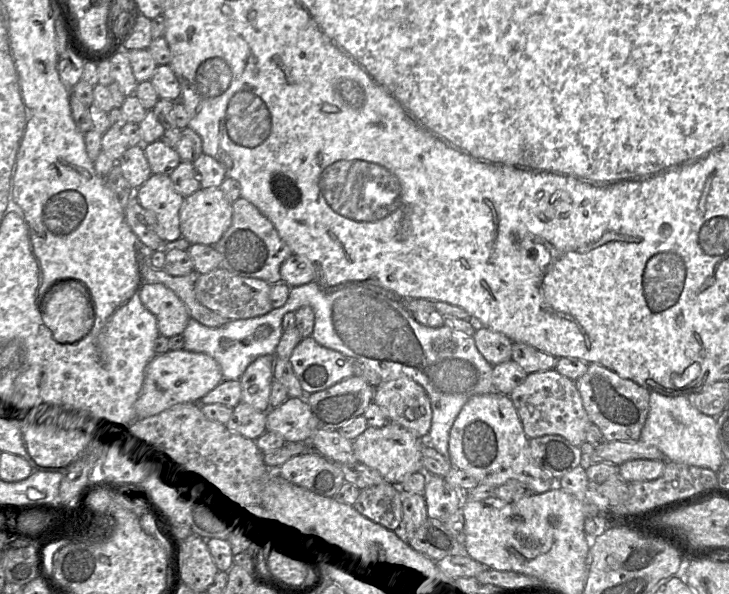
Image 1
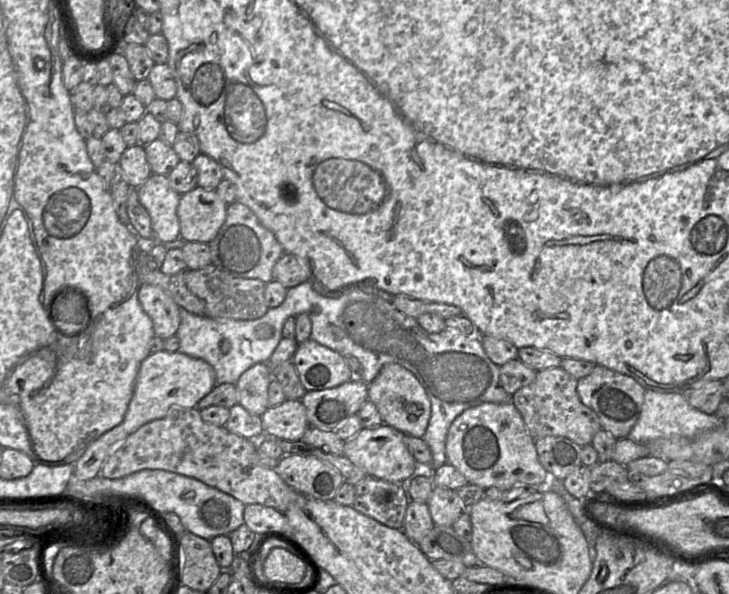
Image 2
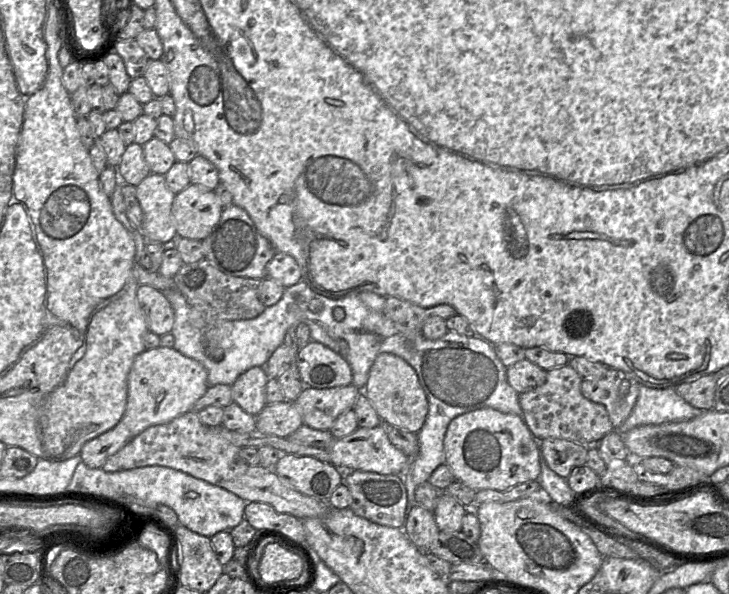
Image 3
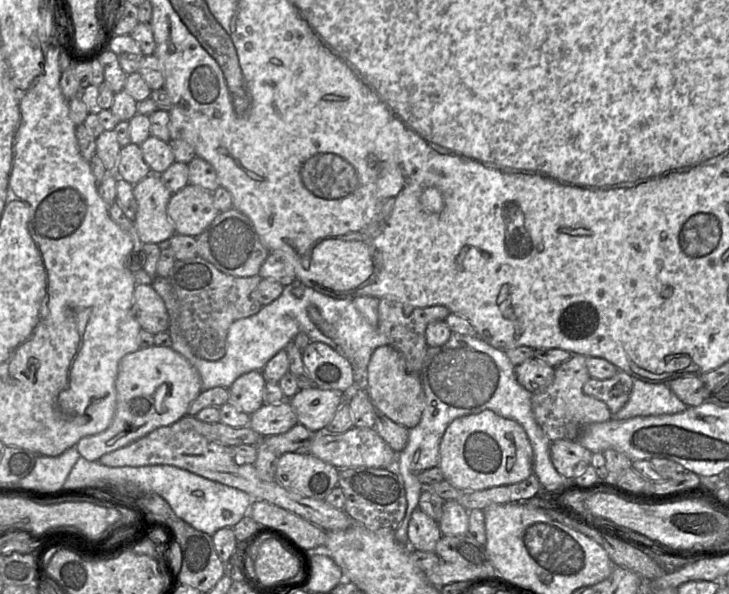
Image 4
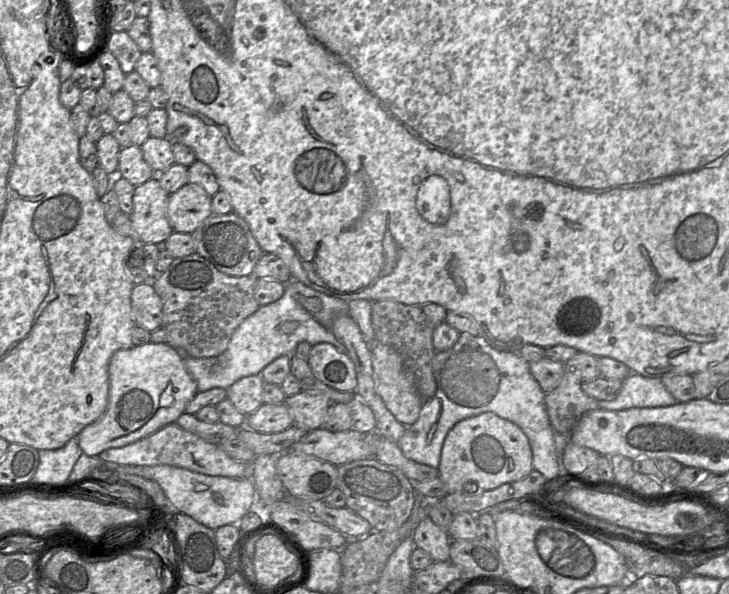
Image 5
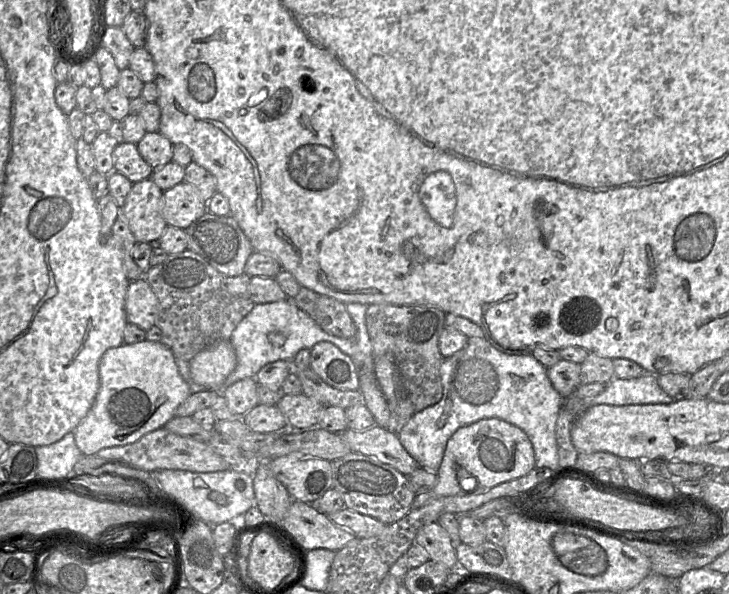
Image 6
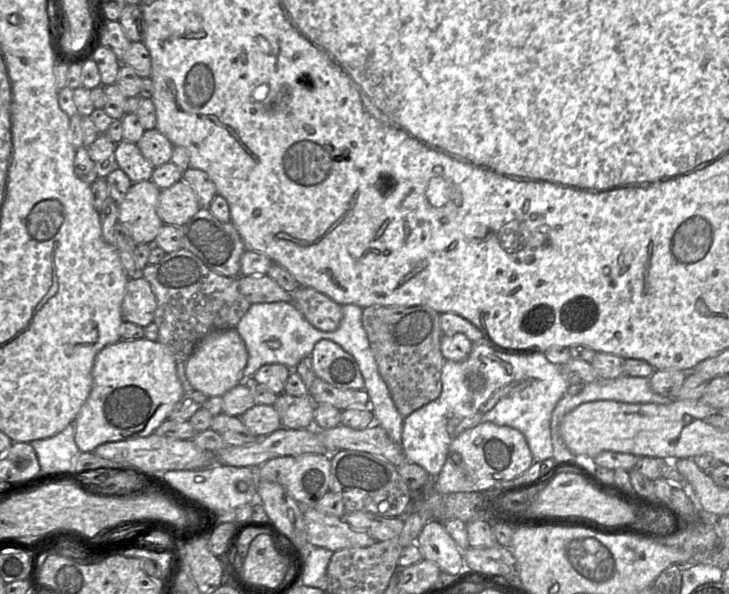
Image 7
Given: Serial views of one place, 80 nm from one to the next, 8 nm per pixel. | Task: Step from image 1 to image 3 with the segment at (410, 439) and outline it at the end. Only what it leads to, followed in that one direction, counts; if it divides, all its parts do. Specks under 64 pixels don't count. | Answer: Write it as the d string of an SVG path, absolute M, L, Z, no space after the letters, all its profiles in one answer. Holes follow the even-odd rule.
M380 425L374 428L358 427L351 434L335 439L328 452L331 464L343 471L360 470L384 475L399 475L408 460L408 456L389 441L386 432Z

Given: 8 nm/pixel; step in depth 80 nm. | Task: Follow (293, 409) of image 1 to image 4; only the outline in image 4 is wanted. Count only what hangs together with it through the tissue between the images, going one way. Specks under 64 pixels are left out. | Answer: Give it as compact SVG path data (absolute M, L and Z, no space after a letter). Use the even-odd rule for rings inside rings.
M289 400L264 403L250 415L249 427L261 436L283 434L297 424L297 417Z

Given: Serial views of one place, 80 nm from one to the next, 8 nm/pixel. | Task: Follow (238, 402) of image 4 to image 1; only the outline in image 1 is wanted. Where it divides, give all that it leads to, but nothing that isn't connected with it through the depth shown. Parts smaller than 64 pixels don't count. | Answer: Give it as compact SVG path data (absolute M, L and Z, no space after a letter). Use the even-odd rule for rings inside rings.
M275 354L259 356L246 368L239 379L241 401L265 413L270 409L276 359Z

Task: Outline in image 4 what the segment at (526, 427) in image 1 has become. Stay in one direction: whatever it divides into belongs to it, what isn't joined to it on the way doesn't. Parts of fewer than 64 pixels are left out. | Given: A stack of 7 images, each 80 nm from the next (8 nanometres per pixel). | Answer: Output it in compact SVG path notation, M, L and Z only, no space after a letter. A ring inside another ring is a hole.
M572 354L570 359L554 368L554 379L543 391L532 393L531 409L537 424L546 436L553 441L575 441L581 431L590 424L606 422L612 418L608 406L583 393L582 387L590 379L586 366L586 356Z

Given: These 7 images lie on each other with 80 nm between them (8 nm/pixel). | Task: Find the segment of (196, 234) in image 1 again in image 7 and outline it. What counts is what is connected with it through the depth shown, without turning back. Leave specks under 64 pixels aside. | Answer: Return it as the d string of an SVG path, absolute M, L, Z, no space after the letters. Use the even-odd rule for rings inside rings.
M180 180L162 189L157 203L157 214L165 225L180 227L193 217L201 208L194 190Z

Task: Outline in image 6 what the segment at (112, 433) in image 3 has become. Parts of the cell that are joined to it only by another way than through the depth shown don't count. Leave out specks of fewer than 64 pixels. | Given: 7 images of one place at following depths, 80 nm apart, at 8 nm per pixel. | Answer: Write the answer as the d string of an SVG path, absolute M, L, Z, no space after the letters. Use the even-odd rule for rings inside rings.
M147 339L109 348L99 362L100 387L86 416L74 429L82 455L93 455L107 447L134 443L162 428L176 416L176 409L191 394L179 373L173 352L163 343Z

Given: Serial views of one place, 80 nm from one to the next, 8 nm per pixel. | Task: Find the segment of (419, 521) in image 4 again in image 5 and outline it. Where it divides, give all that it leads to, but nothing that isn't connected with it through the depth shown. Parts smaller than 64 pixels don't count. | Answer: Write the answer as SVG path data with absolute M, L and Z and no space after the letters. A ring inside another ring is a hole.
M429 517L423 518L414 528L412 539L415 547L427 552L434 561L450 559L451 538L435 525Z

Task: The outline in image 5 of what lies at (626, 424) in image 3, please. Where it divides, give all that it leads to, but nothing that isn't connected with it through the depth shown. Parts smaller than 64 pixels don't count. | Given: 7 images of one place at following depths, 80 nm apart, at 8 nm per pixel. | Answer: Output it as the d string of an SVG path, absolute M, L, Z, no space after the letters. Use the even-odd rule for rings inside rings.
M631 373L623 380L616 398L611 401L601 400L599 401L599 406L603 410L620 411L630 408L667 407L676 403L678 403L677 400L668 392L661 379Z

